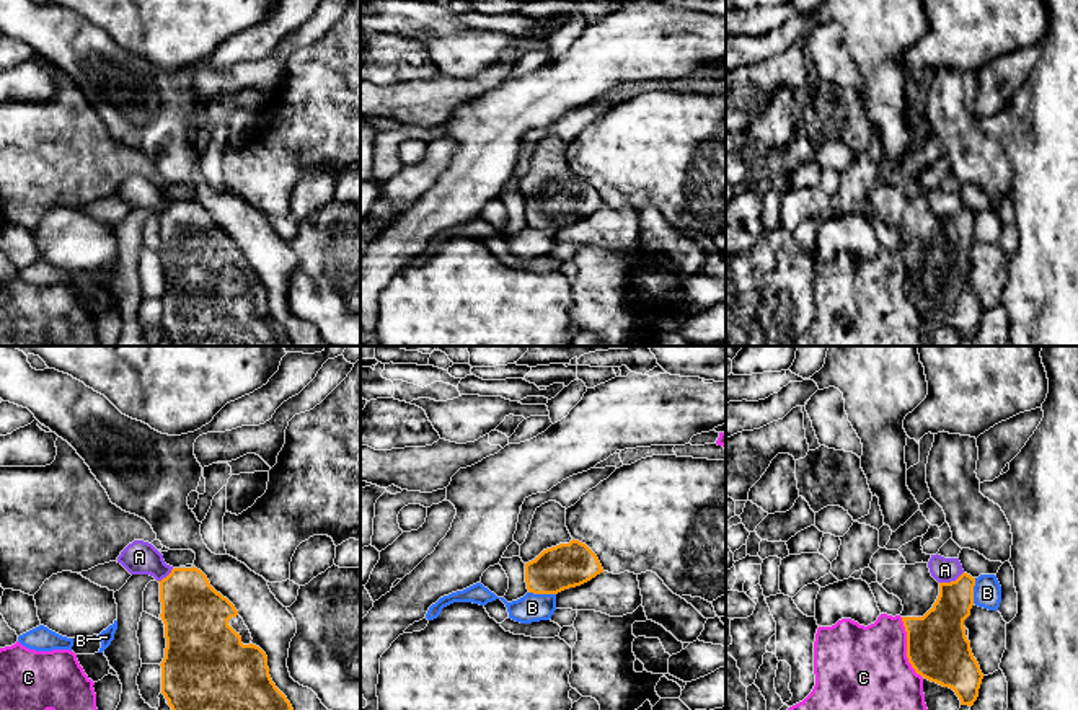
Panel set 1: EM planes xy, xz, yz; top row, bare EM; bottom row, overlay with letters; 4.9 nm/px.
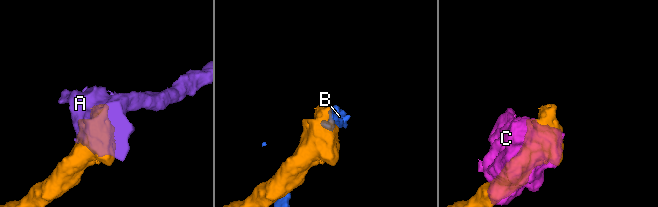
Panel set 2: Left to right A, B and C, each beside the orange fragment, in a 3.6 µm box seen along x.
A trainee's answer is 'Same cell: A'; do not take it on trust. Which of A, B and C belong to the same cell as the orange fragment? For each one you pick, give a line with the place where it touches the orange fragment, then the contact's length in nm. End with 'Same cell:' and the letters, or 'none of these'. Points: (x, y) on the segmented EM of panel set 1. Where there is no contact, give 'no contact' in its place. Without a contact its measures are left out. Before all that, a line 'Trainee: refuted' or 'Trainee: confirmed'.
Trainee: refuted
Same cell: none of these

